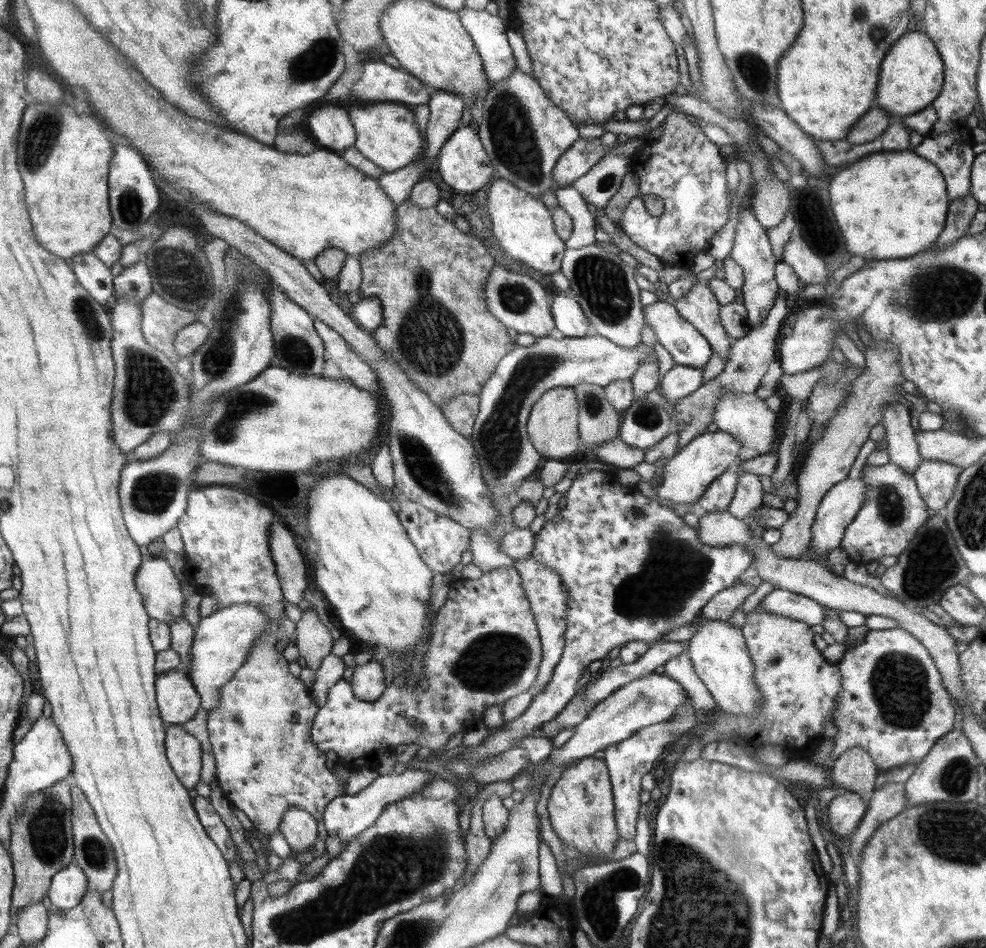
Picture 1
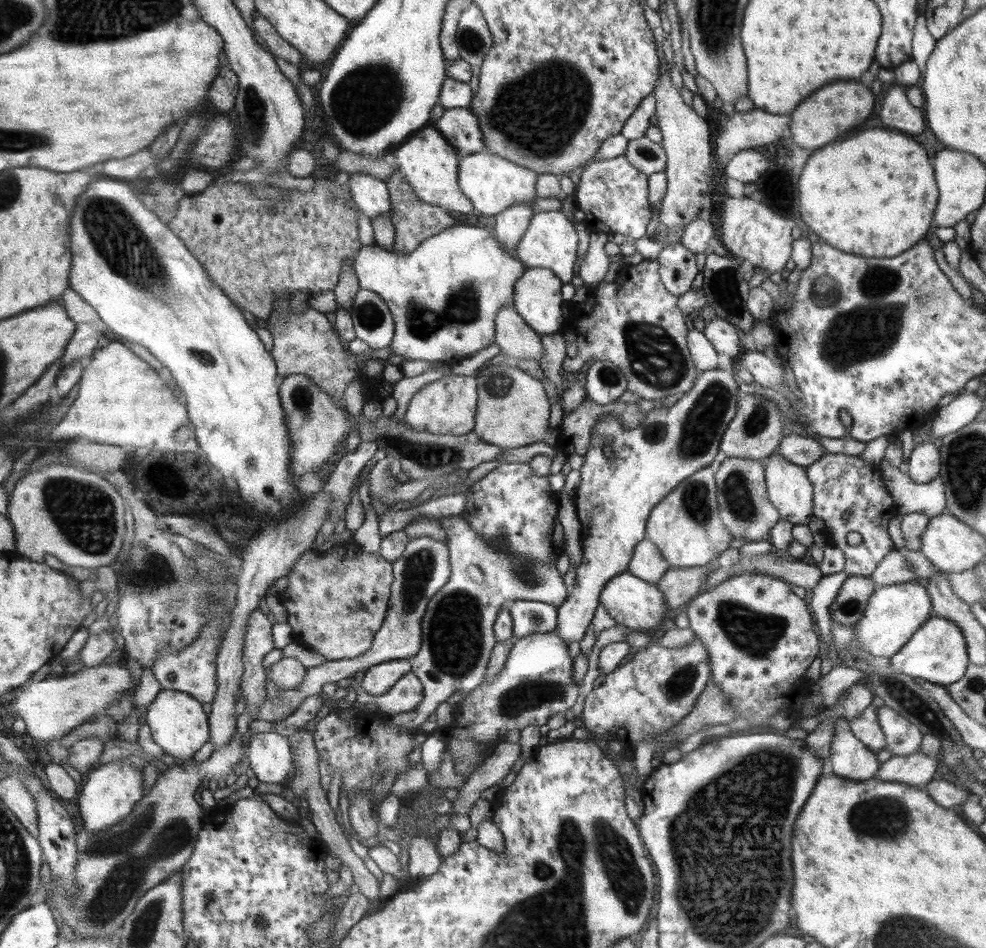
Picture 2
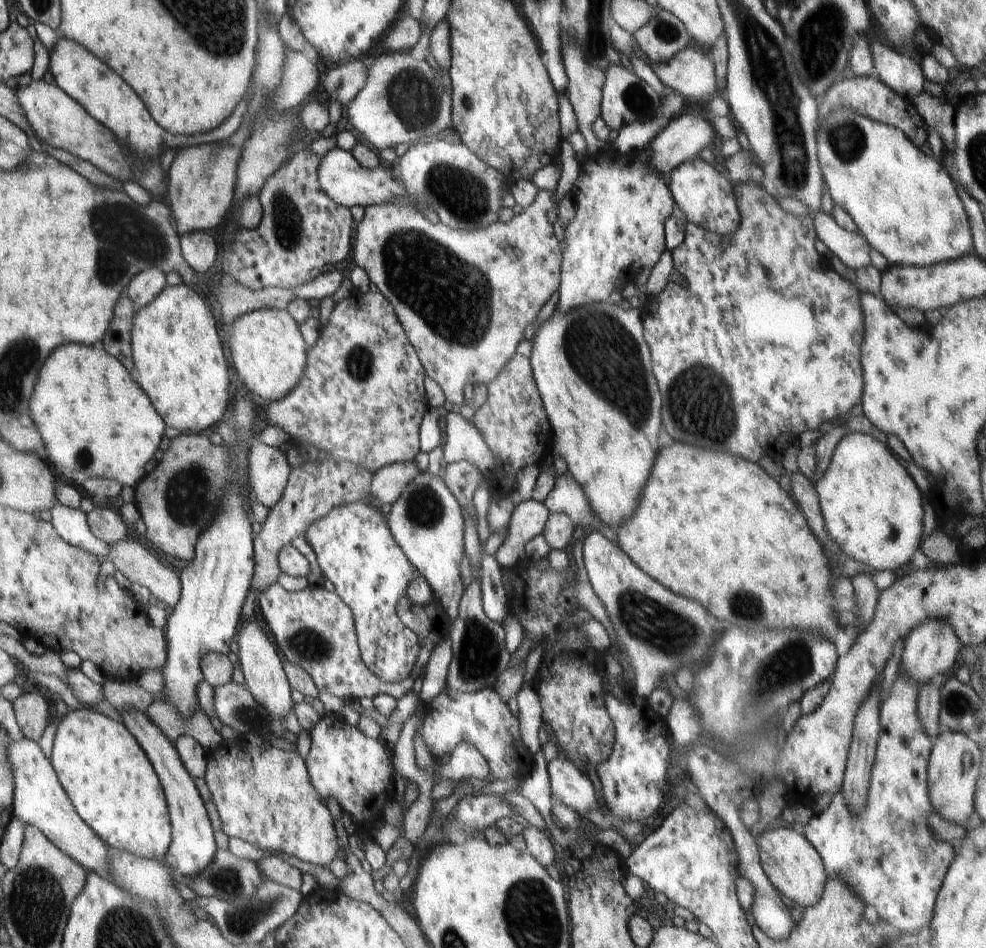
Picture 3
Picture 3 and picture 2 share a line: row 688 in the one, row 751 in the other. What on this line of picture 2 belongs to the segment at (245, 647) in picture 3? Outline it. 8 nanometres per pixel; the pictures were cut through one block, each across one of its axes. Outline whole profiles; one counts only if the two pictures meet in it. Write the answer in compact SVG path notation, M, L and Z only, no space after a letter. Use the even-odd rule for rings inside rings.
M282 730L254 733L247 747L251 774L266 784L286 783L290 768L293 768L293 753L289 738Z

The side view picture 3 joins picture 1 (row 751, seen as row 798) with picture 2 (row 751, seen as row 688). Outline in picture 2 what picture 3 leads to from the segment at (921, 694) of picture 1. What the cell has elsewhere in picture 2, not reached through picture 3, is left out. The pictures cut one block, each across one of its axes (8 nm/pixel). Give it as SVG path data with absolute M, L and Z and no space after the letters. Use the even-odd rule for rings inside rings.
M886 705L877 708L877 717L885 736L885 748L892 755L905 757L919 752L923 734L917 726Z

